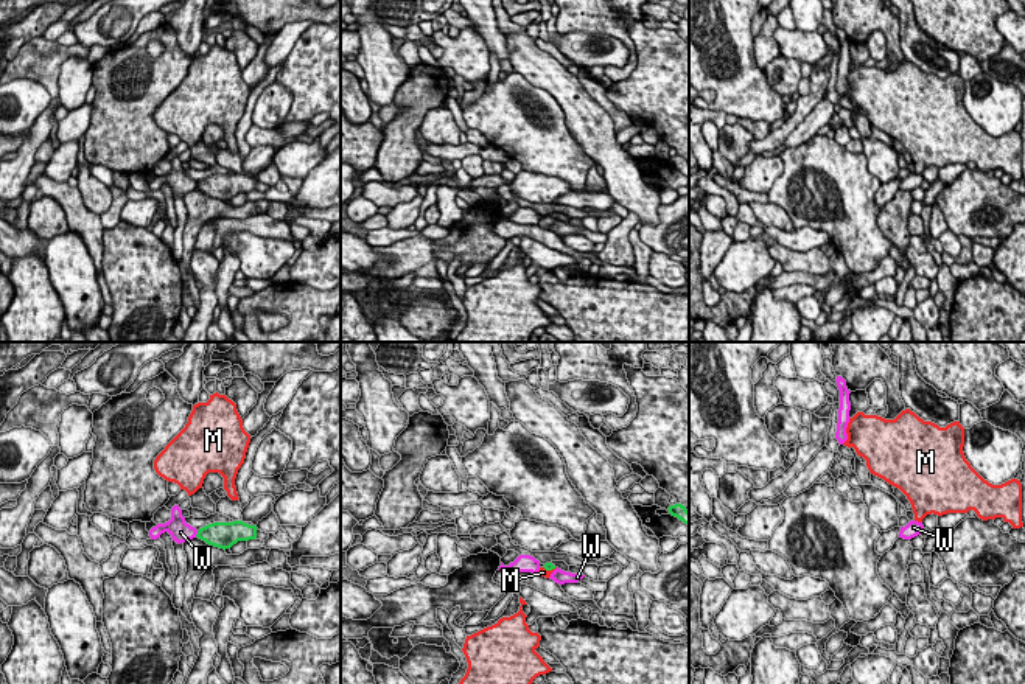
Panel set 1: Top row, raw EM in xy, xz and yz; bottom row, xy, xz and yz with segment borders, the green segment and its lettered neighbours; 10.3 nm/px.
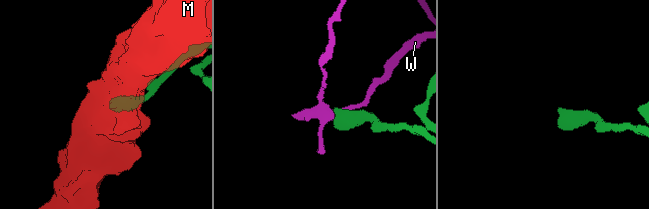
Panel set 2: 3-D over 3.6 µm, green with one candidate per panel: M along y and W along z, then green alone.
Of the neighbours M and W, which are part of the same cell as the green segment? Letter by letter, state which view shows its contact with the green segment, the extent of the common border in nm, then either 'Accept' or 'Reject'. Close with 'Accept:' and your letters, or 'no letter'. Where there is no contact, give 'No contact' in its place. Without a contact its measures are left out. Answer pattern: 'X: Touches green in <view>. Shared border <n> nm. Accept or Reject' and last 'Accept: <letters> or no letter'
M: Touches green in xz. Shared border 140 nm. Accept
W: Touches green in xy. Shared border 60 nm. Reject
Accept: M

